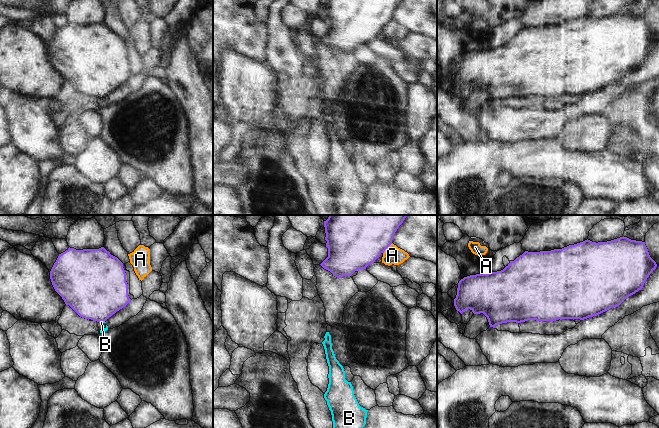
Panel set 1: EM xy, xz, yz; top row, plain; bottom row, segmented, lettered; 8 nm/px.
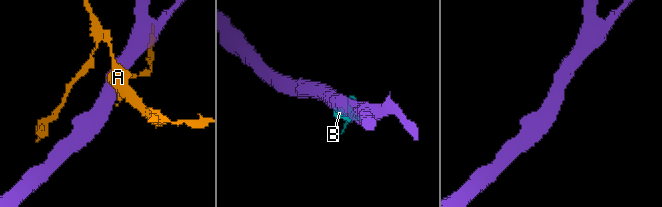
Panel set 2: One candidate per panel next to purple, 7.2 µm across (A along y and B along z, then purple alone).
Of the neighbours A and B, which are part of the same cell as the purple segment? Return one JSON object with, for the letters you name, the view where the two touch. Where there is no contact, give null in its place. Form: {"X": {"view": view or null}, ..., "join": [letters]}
{"join": []}

